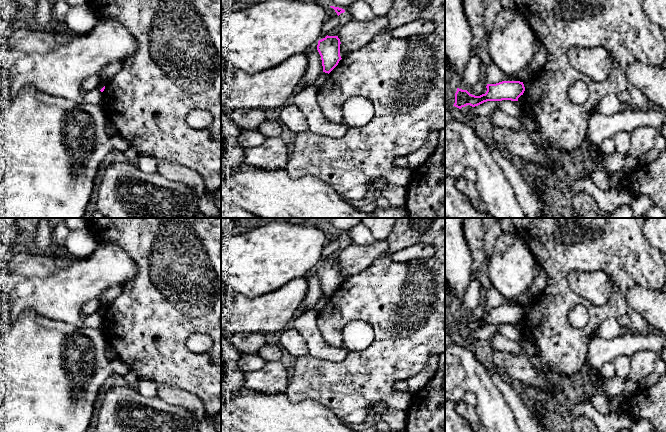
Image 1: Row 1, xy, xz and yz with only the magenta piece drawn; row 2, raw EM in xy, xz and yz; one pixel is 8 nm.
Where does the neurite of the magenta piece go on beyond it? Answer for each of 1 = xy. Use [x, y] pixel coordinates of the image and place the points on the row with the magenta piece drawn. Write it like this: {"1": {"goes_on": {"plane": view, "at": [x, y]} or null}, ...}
{"1": {"goes_on": null}}

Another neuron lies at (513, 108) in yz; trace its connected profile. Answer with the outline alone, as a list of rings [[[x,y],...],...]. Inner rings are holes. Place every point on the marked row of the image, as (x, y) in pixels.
[[[502,100],[498,108],[513,117],[519,117],[521,112],[521,104],[518,101]]]

